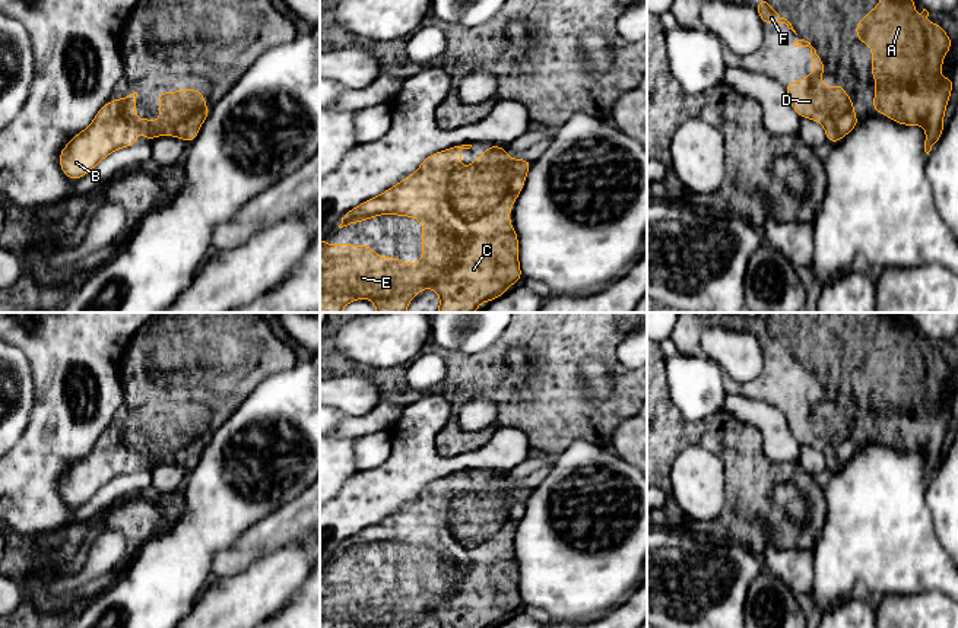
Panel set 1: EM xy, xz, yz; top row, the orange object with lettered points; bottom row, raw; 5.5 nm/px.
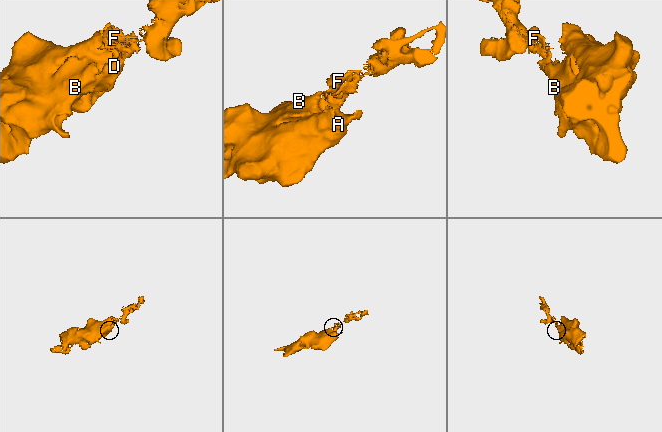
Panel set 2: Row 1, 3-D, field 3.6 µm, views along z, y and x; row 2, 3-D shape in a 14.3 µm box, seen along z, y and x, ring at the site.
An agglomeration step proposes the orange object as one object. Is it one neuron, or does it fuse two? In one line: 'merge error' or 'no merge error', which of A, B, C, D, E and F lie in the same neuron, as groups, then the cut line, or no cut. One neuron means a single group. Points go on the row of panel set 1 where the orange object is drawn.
no merge error; A B C D E F; no cut

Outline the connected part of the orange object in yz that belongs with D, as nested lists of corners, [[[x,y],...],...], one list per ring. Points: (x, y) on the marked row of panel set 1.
[[[799,39],[794,47],[809,47],[815,70],[799,82],[790,82],[784,91],[799,117],[821,123],[829,143],[837,143],[859,123],[853,110],[853,96],[844,93],[844,86],[835,83],[825,88],[819,77],[825,72],[825,63],[816,54],[811,42]]]

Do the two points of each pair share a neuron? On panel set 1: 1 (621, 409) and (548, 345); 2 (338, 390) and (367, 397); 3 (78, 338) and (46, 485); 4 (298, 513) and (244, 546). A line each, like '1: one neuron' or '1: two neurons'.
1: one neuron
2: one neuron
3: one neuron
4: one neuron

